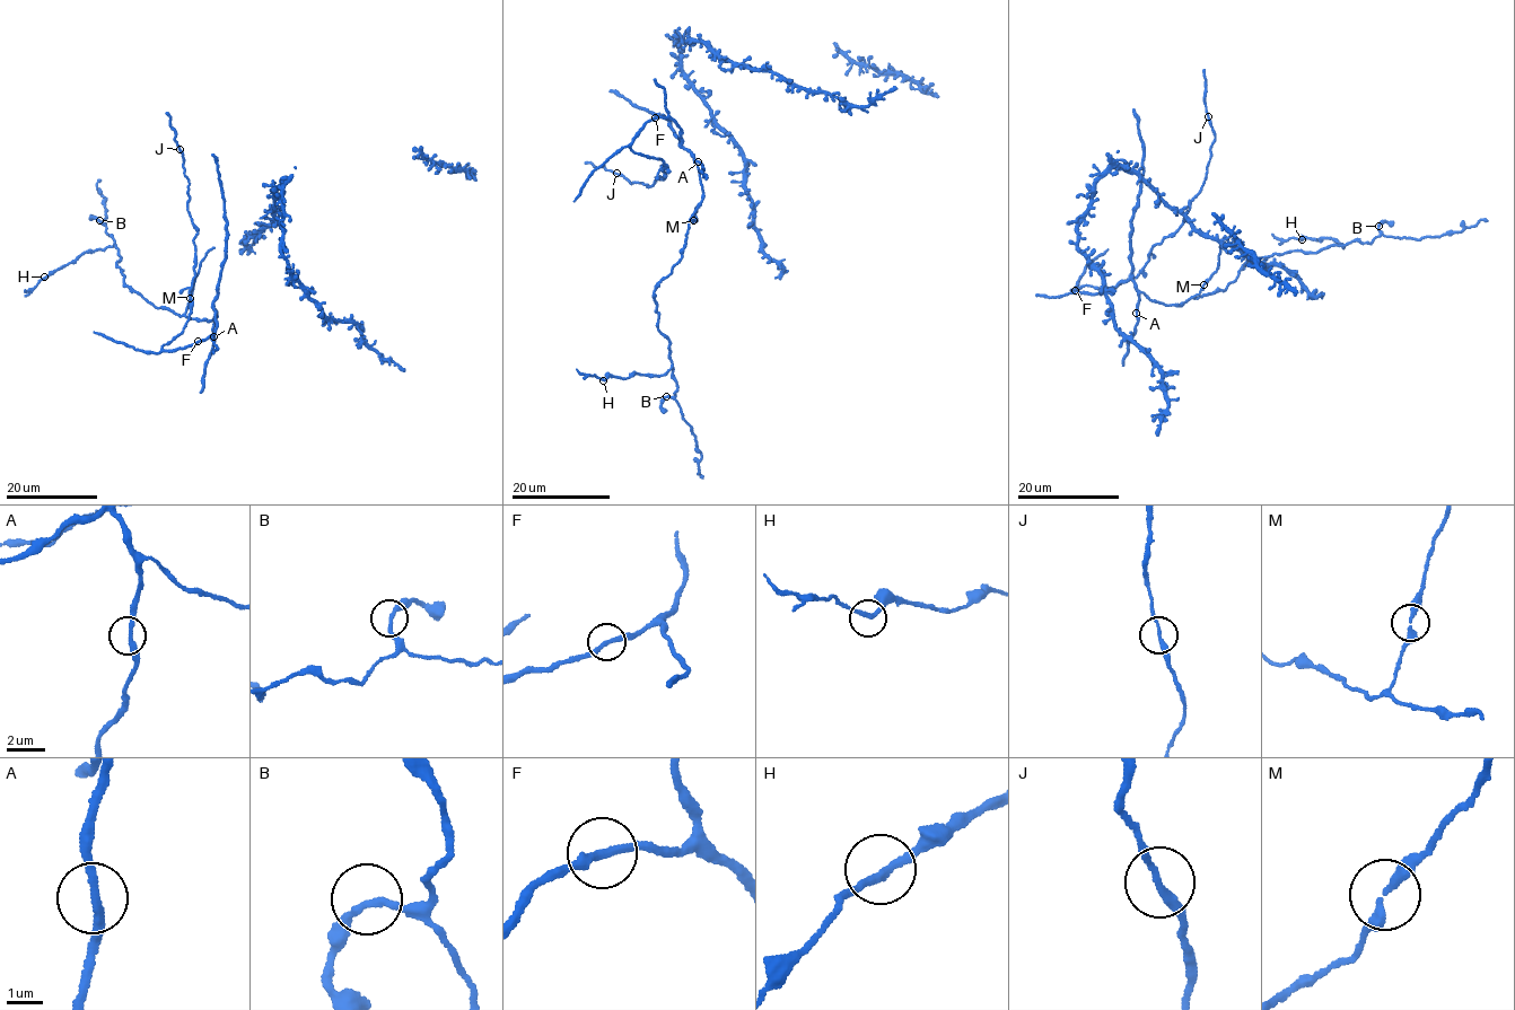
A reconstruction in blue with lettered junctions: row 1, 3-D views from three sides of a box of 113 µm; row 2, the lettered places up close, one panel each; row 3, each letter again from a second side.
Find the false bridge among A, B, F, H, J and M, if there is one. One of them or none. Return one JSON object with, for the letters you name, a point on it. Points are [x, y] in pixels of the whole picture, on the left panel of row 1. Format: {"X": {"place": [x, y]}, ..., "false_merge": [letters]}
{"false_merge": []}

